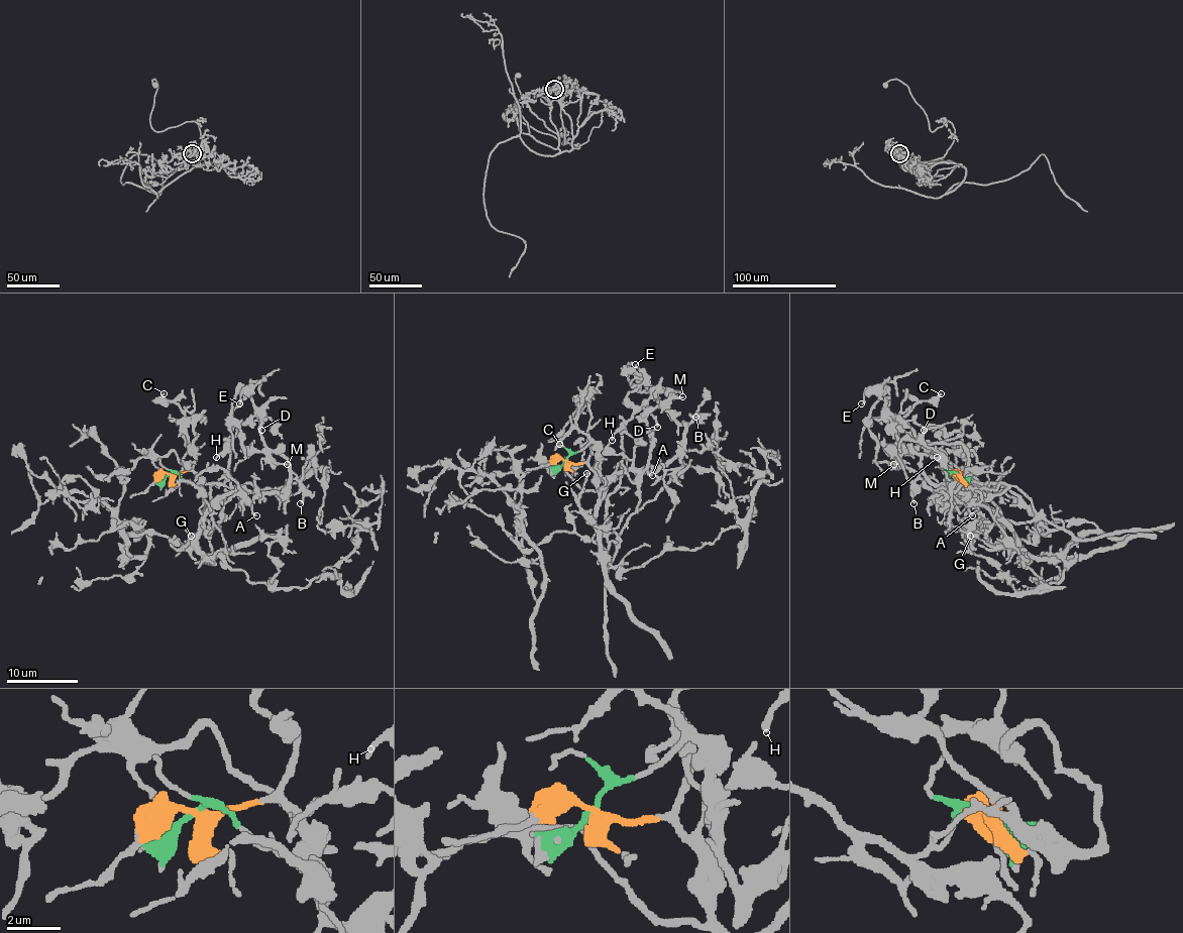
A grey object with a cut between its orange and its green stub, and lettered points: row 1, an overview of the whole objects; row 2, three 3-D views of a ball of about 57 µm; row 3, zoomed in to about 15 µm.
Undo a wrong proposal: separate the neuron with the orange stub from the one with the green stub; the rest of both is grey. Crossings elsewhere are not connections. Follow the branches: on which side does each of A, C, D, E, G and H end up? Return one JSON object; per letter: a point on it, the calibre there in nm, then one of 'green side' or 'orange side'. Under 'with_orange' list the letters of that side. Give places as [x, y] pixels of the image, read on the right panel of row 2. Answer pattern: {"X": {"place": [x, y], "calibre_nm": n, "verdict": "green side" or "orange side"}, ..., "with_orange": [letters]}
{"A": {"place": [972, 515], "calibre_nm": 200, "verdict": "orange side"}, "C": {"place": [941, 393], "calibre_nm": 320, "verdict": "green side"}, "D": {"place": [924, 430], "calibre_nm": 170, "verdict": "orange side"}, "E": {"place": [861, 403], "calibre_nm": 200, "verdict": "orange side"}, "G": {"place": [970, 536], "calibre_nm": 170, "verdict": "green side"}, "H": {"place": [937, 457], "calibre_nm": 150, "verdict": "orange side"}, "with_orange": ["A", "D", "E", "H"]}

